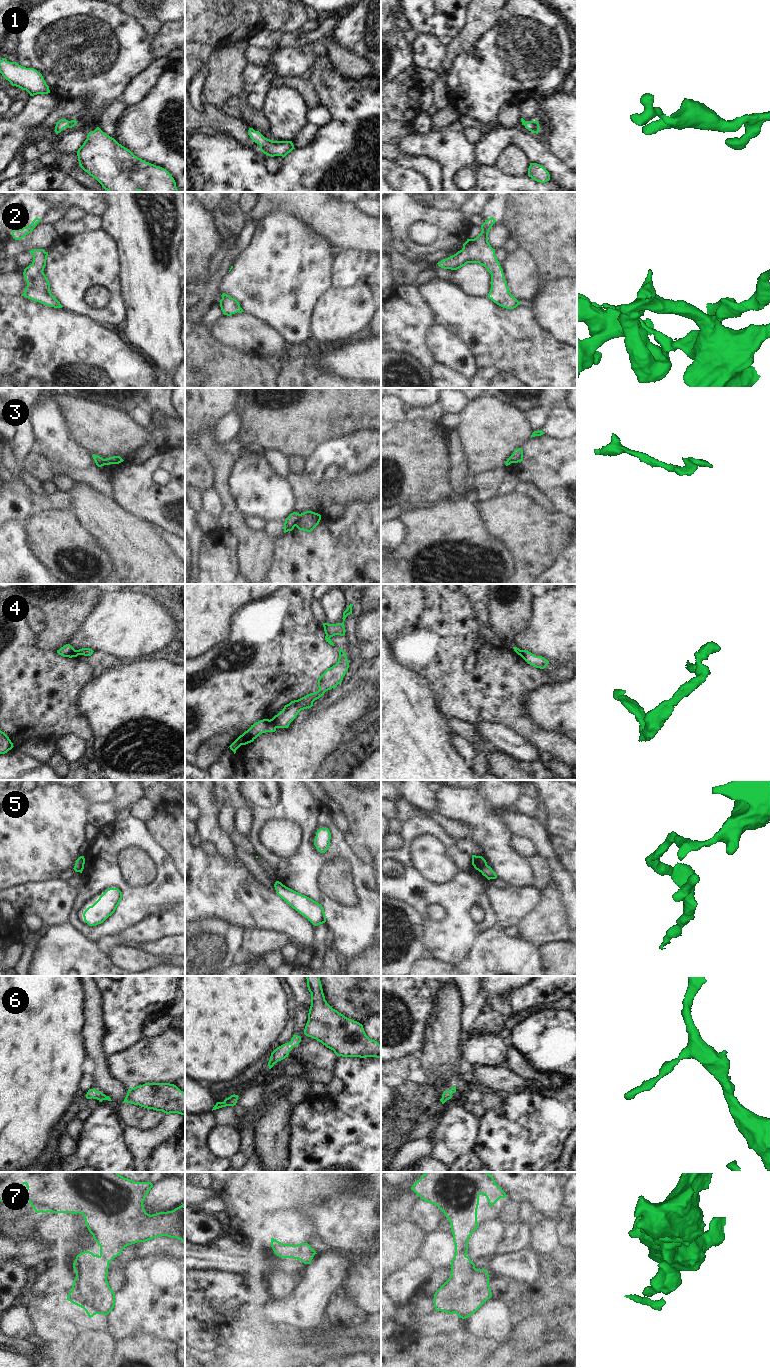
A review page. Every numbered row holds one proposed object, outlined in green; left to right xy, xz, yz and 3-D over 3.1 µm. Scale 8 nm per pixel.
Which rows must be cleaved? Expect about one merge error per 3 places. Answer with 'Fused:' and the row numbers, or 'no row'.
Fused: 4, 5

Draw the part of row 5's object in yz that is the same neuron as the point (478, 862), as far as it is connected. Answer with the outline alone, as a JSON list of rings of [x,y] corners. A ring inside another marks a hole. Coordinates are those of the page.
[[[472,855],[472,865],[476,870],[482,872],[487,862],[482,856]]]

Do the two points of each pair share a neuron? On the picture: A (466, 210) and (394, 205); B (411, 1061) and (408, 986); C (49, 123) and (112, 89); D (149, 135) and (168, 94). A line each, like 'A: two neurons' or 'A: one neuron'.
A: one neuron
B: two neurons
C: two neurons
D: one neuron

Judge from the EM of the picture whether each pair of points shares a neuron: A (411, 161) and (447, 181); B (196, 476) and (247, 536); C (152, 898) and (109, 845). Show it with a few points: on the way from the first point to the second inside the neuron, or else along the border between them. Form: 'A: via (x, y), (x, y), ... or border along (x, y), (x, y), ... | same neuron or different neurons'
A: border along (428, 158), (438, 163), (442, 181) | different neurons
B: border along (212, 462), (215, 468), (213, 486) | different neurons
C: via (135, 898), (109, 872), (109, 862) | same neuron

